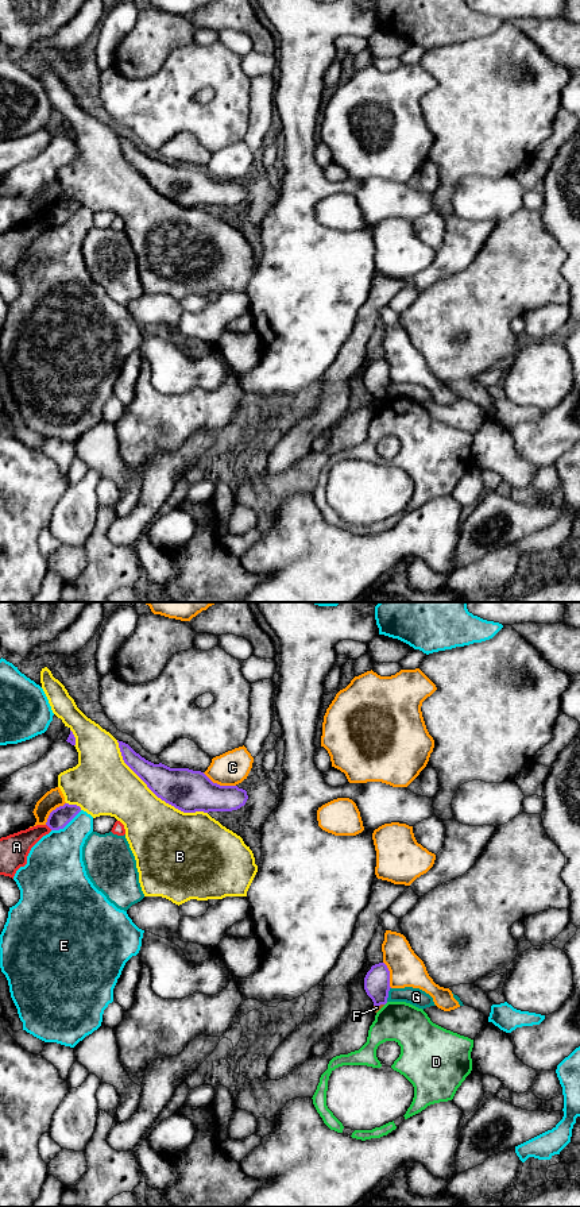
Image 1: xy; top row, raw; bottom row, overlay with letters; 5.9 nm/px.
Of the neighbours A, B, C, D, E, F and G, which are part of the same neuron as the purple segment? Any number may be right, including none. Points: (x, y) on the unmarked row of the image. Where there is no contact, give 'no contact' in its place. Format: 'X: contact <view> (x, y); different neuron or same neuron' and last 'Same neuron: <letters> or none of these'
A: contact xy (49, 222); different neuron
B: contact xy (154, 188); different neuron
C: contact xy (219, 180); different neuron
D: no contact; different neuron
E: contact xy (66, 219); different neuron
F: contact xy (378, 400); different neuron
G: contact xy (387, 389); different neuron
Same neuron: none of these

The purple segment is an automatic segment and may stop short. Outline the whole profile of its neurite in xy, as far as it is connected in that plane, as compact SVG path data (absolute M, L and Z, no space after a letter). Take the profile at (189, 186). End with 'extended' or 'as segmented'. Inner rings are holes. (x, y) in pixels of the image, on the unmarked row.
M119 136L124 158L162 196L183 208L232 207L245 200L247 186L213 178L204 167L154 159Z; as segmented

